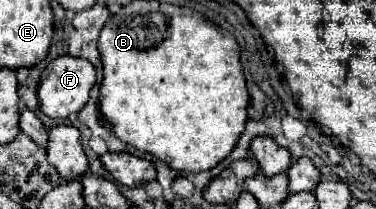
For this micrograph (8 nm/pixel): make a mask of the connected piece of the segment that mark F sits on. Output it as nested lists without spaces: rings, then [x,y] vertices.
[[[60,55],[56,57],[44,71],[42,83],[38,87],[38,101],[40,101],[40,111],[46,117],[52,119],[64,119],[68,115],[78,113],[86,103],[88,103],[88,93],[92,85],[96,83],[96,69],[82,57],[72,57],[72,55]]]

